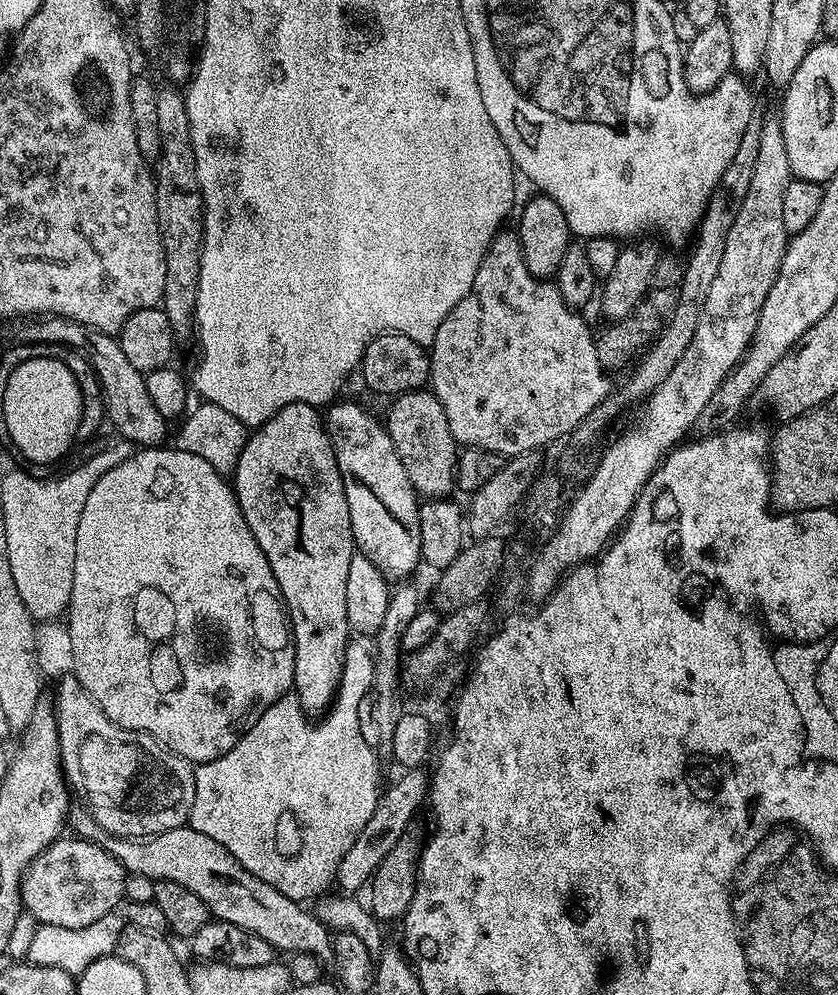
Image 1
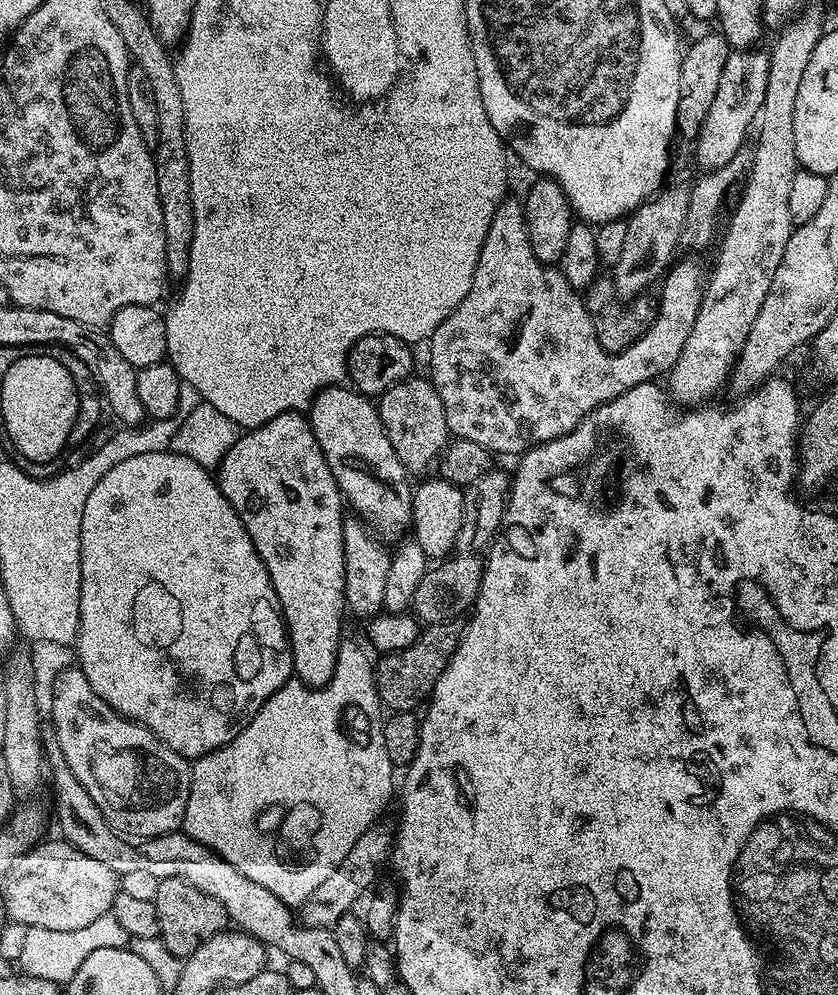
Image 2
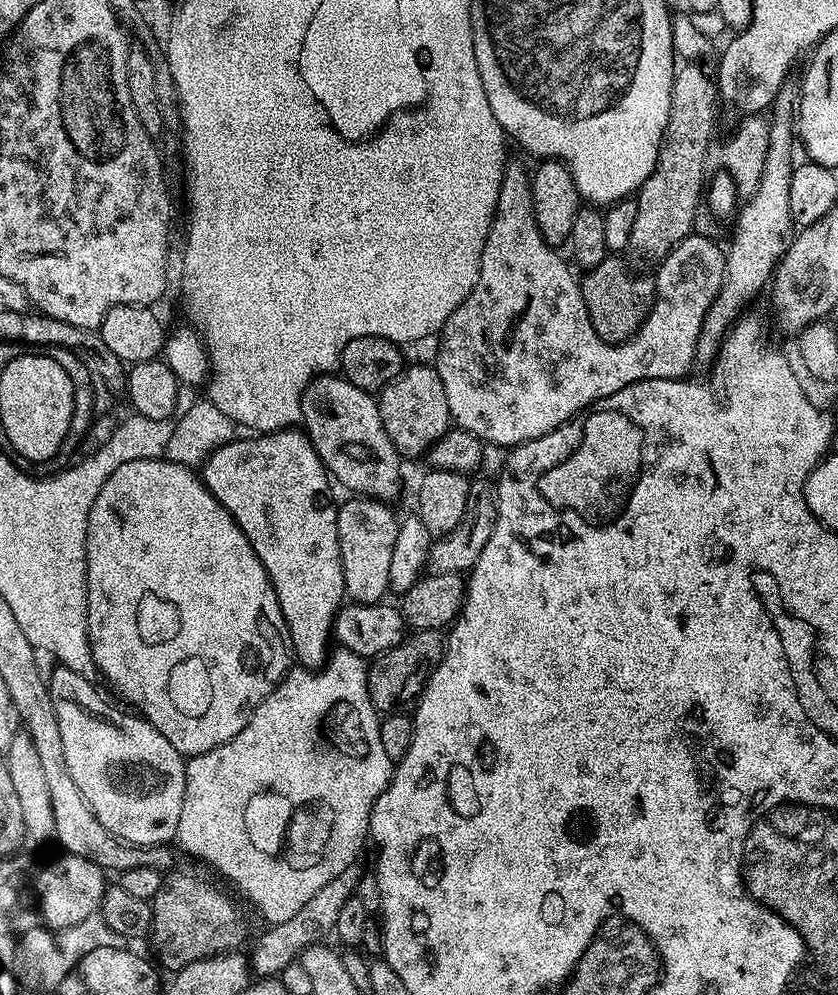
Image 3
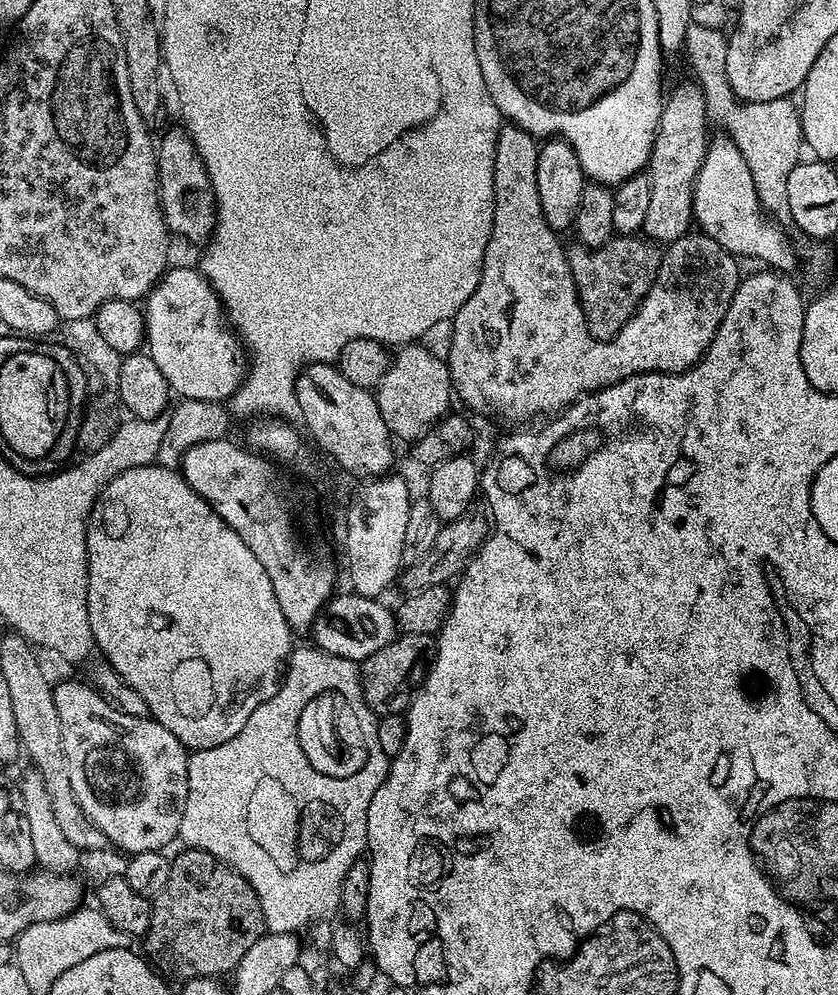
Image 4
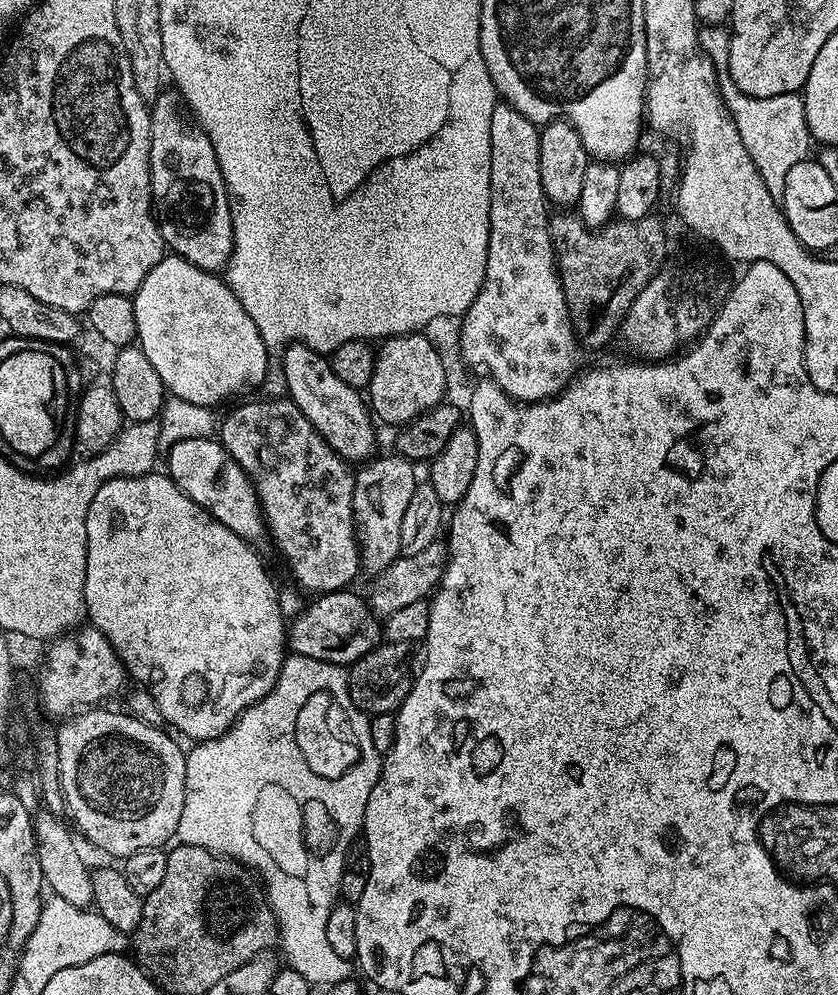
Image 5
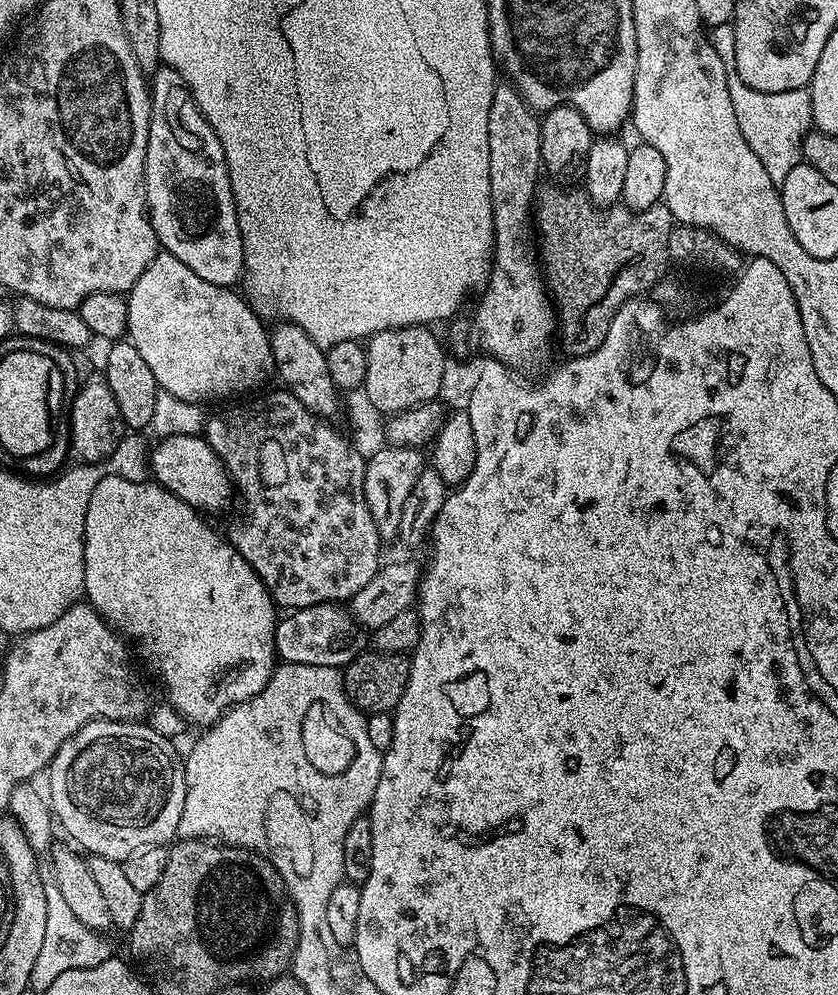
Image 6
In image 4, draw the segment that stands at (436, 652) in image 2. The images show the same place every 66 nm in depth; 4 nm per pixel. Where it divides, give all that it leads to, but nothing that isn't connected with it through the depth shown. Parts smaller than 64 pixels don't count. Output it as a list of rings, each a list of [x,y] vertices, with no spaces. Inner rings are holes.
[[[400,634],[390,646],[382,646],[382,650],[374,650],[374,654],[370,654],[370,658],[366,658],[359,665],[360,689],[368,709],[380,718],[396,713],[407,713],[412,697],[424,683],[433,655],[433,637],[422,634],[409,636]]]

